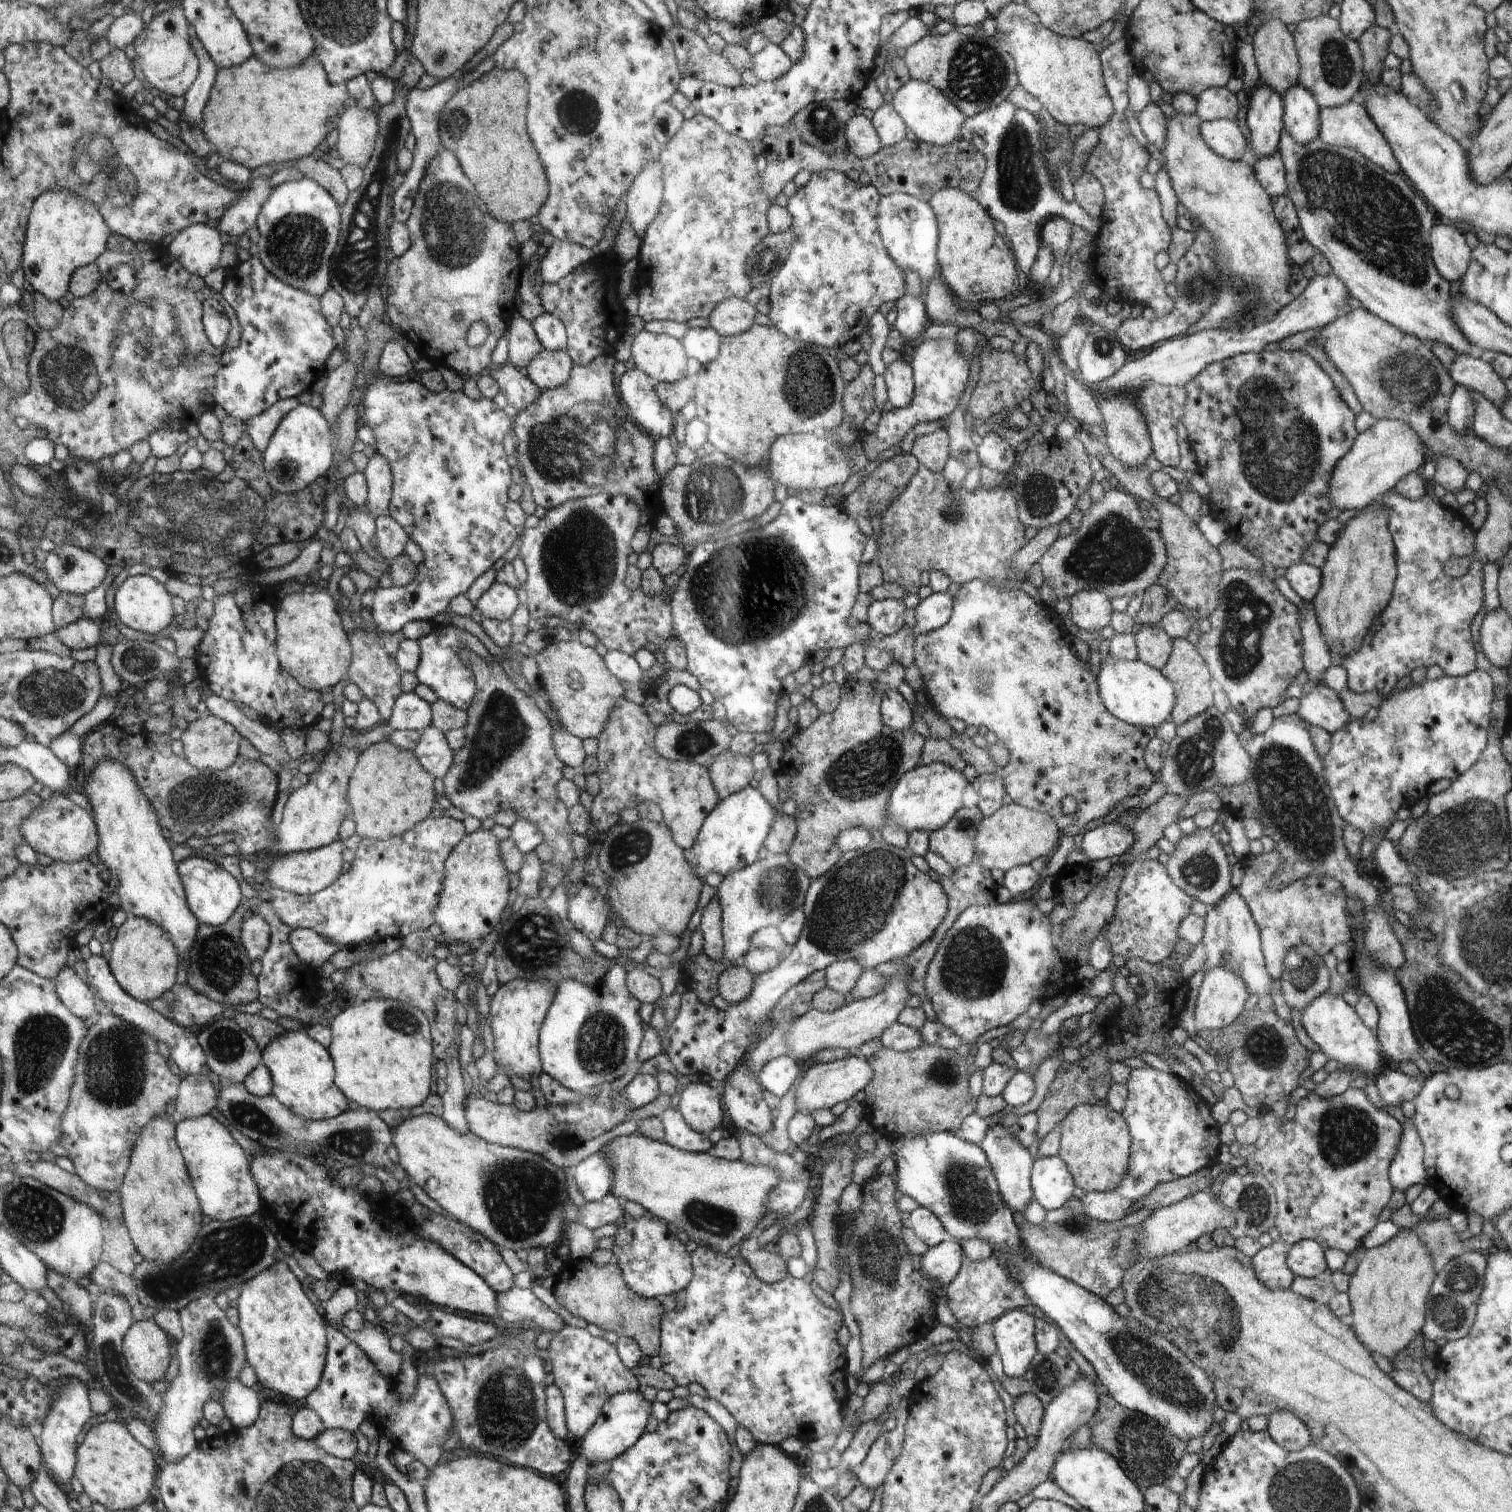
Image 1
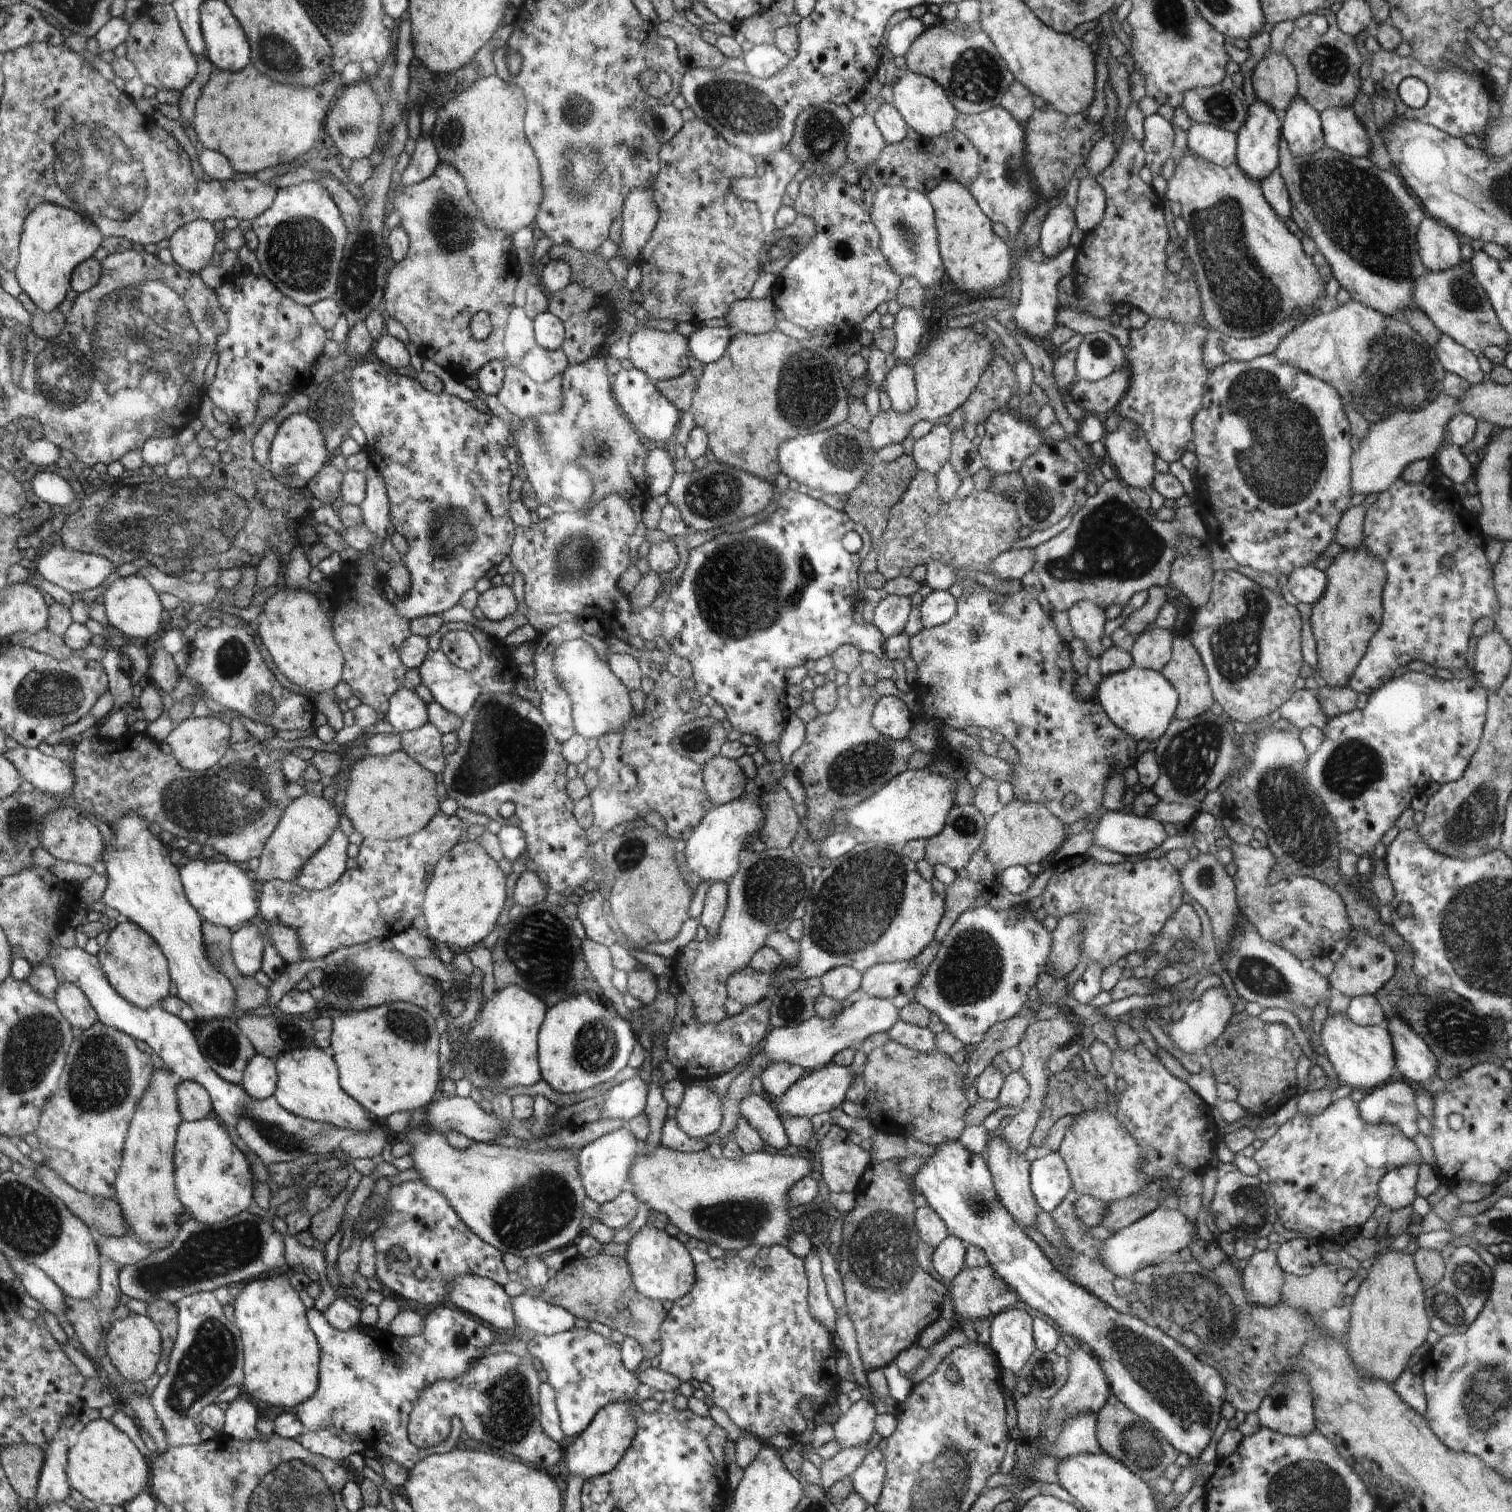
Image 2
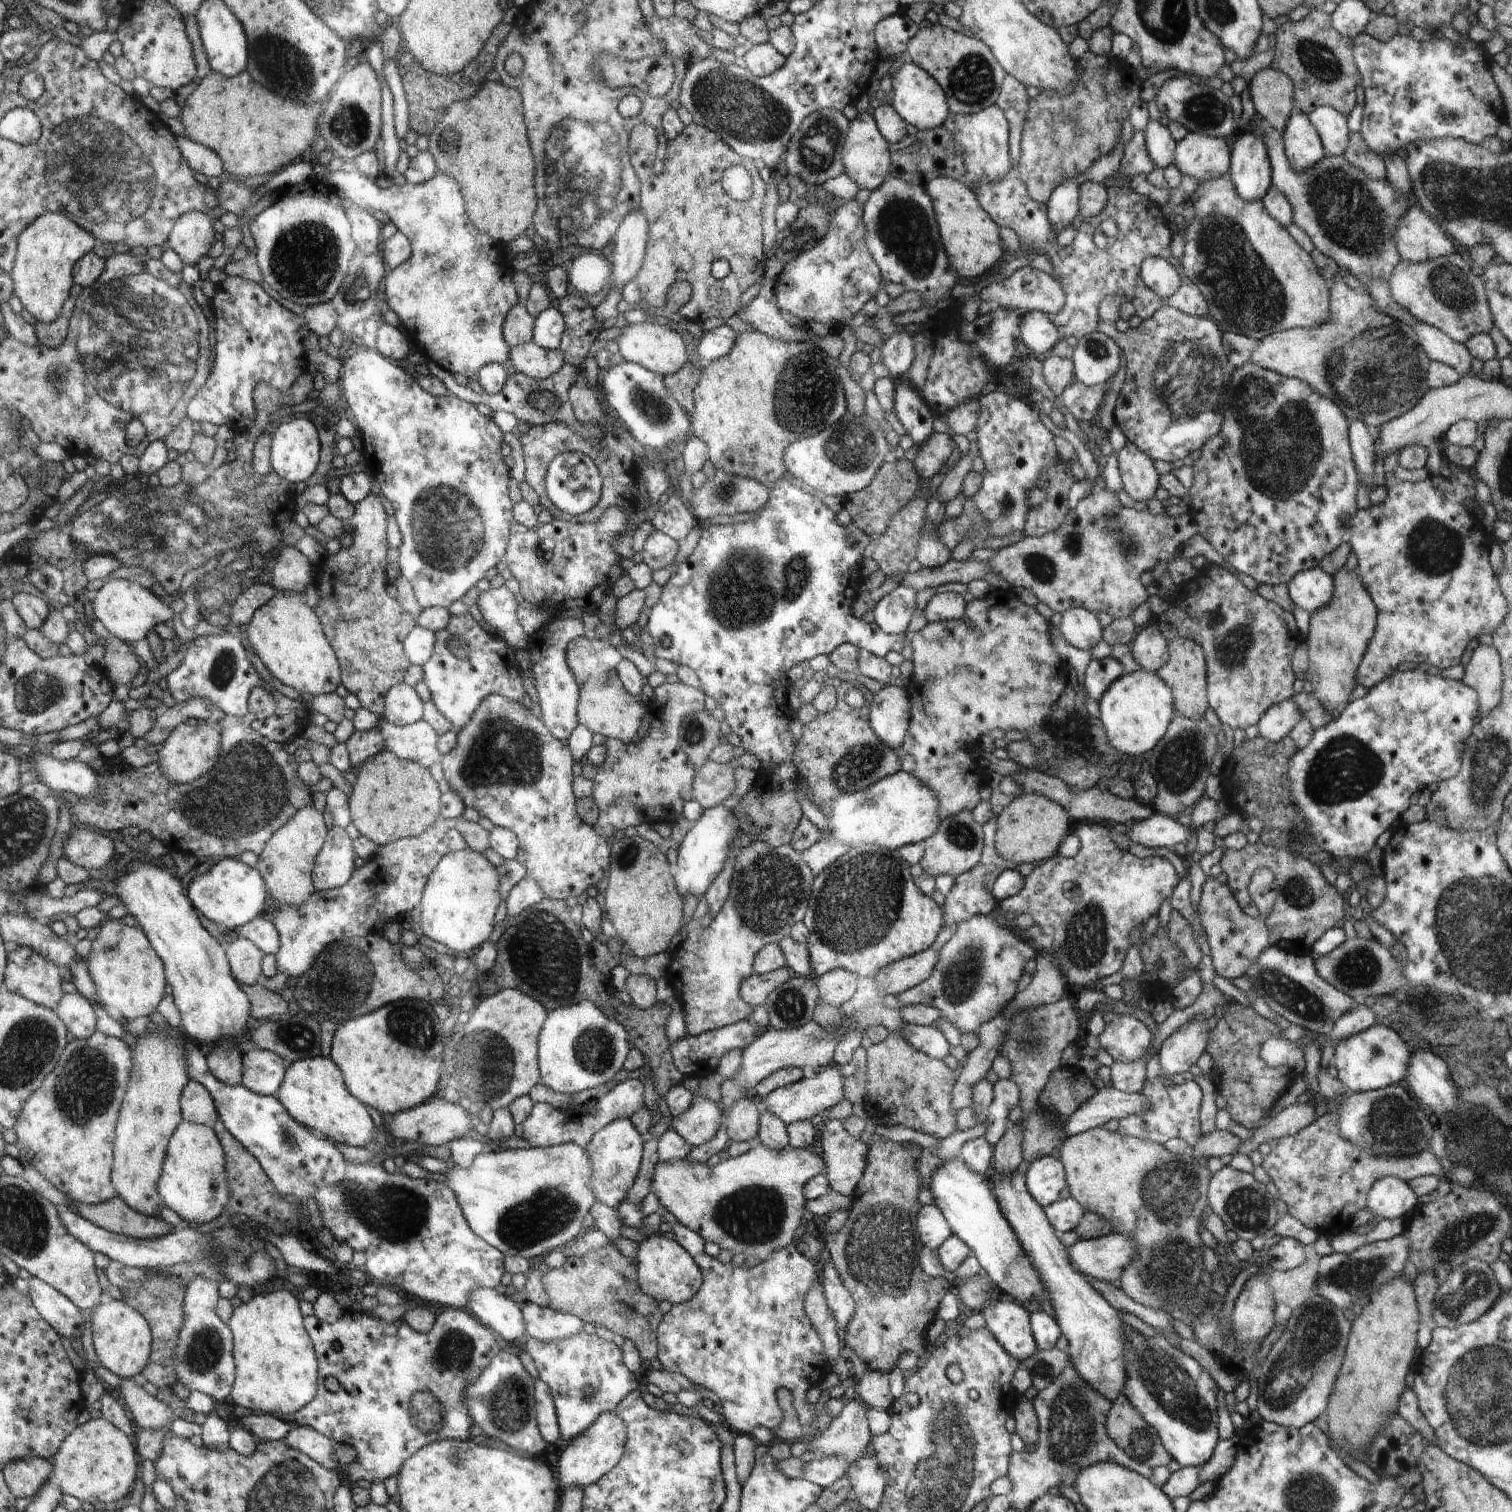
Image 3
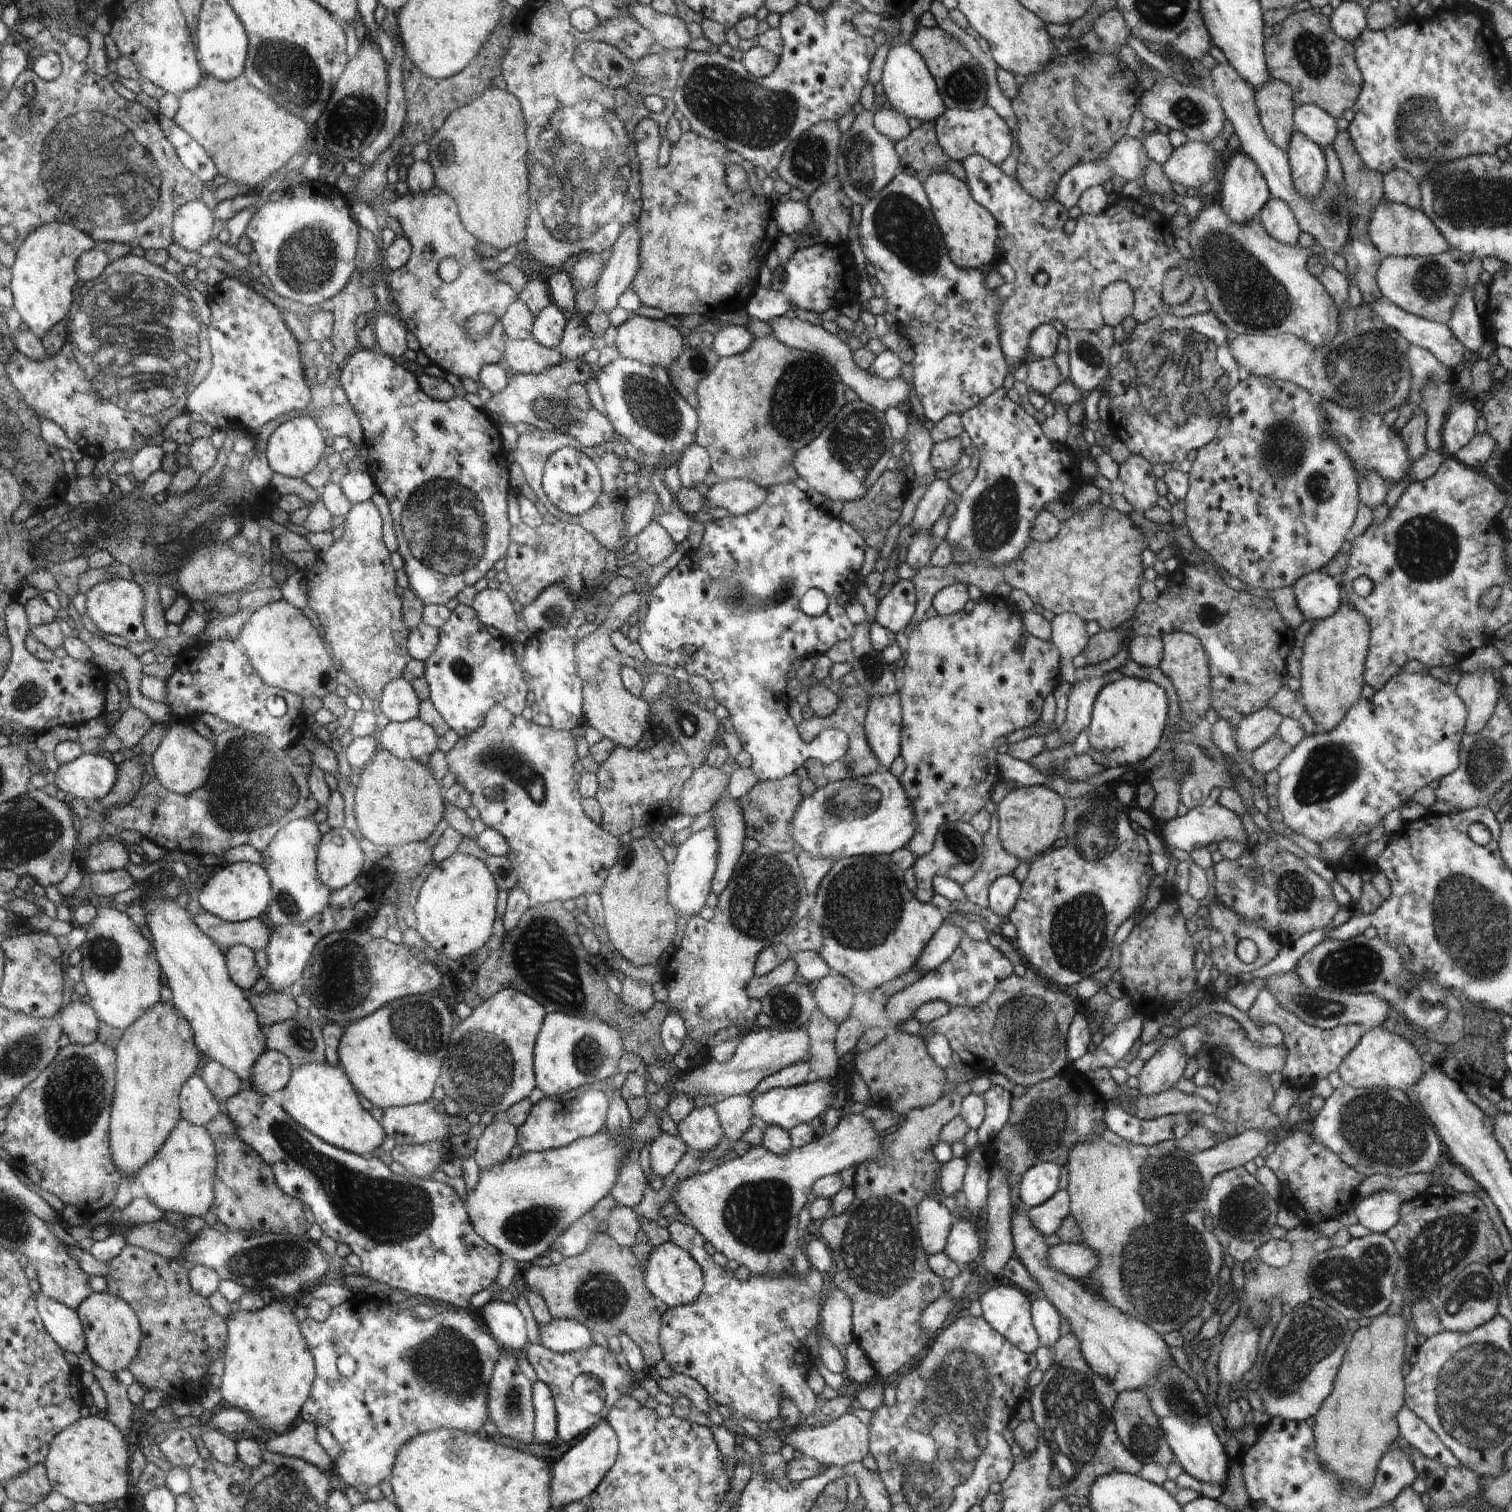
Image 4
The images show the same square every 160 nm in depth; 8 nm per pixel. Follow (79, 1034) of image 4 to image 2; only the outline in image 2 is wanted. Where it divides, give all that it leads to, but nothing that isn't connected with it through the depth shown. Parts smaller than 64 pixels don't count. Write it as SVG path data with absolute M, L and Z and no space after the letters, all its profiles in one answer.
M63 979L56 1001L73 1026L78 1026L84 1031L101 1020L99 1012L94 1008L84 989L75 982Z

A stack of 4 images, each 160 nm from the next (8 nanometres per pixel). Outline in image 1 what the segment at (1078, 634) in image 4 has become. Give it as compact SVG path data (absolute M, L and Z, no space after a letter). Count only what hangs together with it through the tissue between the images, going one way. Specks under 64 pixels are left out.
M1080 591L1070 598L1072 621L1082 630L1100 634L1102 628L1109 624L1113 608L1107 595L1098 591Z

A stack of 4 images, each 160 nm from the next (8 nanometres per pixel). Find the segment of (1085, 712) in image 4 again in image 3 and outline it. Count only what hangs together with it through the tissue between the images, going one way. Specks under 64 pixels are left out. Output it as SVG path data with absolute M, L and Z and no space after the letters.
M1112 656L1103 659L1092 658L1084 676L1087 696L1092 700L1099 700L1106 689L1124 674L1124 667L1116 658Z

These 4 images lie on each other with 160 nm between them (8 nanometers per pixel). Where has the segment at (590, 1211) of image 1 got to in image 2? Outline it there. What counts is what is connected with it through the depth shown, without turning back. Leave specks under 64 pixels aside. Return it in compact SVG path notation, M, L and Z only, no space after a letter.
M628 1188L616 1196L614 1200L601 1206L599 1221L612 1230L626 1228L636 1216L640 1205L634 1191Z

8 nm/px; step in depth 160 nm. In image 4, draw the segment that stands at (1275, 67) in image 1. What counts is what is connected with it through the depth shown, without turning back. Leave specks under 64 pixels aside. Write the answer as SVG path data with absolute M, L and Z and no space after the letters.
M1270 77L1265 85L1255 91L1255 101L1259 110L1259 117L1265 133L1280 150L1288 150L1290 137L1295 128L1293 112L1292 89L1288 84Z

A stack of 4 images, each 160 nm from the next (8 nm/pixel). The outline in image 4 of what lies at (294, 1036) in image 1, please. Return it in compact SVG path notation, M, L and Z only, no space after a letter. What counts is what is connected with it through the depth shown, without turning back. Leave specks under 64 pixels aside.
M328 1062L308 1063L291 1072L291 1080L282 1089L281 1106L319 1139L366 1157L384 1142L385 1130L360 1106L350 1081L342 1066L333 1067Z

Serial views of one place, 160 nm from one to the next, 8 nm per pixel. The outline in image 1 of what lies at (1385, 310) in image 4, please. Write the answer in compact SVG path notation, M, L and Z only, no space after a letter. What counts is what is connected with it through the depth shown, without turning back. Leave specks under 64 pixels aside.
M1458 355L1448 369L1456 385L1464 385L1470 391L1484 395L1498 410L1509 397L1509 390L1494 370L1482 359L1468 355Z

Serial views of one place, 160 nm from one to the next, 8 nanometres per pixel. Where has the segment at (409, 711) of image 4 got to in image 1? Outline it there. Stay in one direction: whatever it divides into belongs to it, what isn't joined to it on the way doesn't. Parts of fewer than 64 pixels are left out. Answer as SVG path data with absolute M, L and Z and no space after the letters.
M402 693L394 704L388 724L397 730L422 731L433 721L431 705L416 693Z

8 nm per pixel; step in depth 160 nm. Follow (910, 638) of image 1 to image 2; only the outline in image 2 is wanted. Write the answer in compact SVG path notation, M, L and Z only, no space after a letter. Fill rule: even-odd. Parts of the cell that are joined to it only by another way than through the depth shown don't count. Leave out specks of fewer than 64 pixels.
M788 488L778 497L780 499L778 498L776 511L769 514L766 521L738 533L722 533L701 546L689 549L686 569L677 584L672 587L670 598L664 604L662 612L663 633L661 635L672 646L674 654L690 661L699 694L712 696L724 708L732 728L738 730L740 734L756 736L759 748L762 748L763 744L778 742L782 728L784 728L784 672L788 668L805 664L806 658L816 661L823 656L831 656L842 645L852 645L861 652L874 653L878 658L892 659L893 661L903 661L904 658L911 656L909 636L905 632L895 637L886 638L874 625L856 626L852 620L854 604L858 598L858 566L866 558L866 554L870 552L870 534L866 528L862 524L852 522L844 512L836 512L836 510L828 508L821 499L815 500L812 497L804 496L804 489L792 491ZM848 532L858 533L862 538L862 548L858 553L850 554L844 550L842 538Z

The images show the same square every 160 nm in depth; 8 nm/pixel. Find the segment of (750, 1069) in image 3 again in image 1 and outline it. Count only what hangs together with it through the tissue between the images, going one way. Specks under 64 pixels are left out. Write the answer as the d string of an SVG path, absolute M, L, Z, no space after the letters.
M910 973L892 975L884 990L878 994L854 1000L852 1004L842 1005L838 1010L819 1011L814 1007L808 1008L789 1029L789 1043L793 1048L793 1054L790 1057L802 1063L812 1058L813 1054L820 1049L850 1050L850 1048L860 1048L872 1039L880 1039L884 1030L895 1024L906 1000L910 998L910 990L906 988Z

